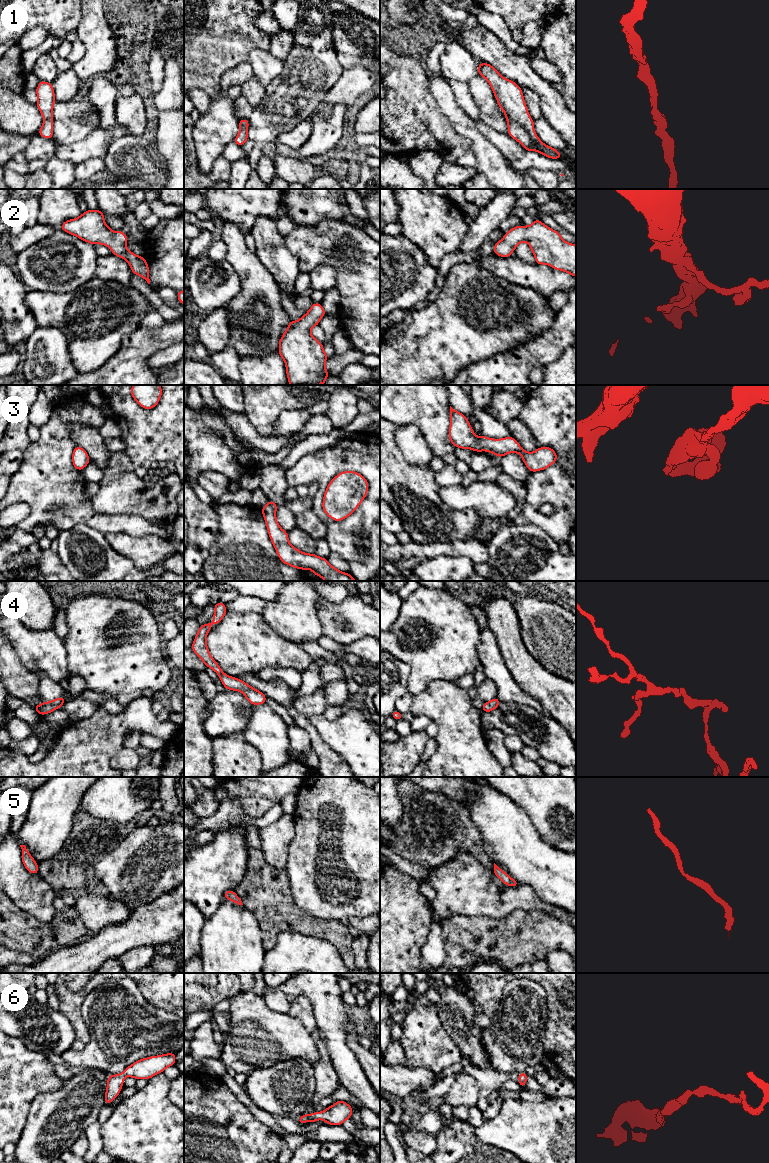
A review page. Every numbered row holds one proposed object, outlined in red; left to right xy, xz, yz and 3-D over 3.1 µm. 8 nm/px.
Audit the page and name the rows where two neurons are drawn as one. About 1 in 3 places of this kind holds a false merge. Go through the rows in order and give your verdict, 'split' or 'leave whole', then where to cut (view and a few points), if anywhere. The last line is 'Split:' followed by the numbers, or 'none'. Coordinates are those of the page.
1: leave whole | no cut
2: leave whole | no cut
3: leave whole | no cut
4: leave whole | no cut
5: leave whole | no cut
6: leave whole | no cut
Split: none

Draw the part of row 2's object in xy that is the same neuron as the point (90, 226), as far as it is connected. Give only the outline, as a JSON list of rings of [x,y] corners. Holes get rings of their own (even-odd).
[[[89,209],[78,218],[65,221],[60,229],[90,244],[109,247],[113,255],[129,263],[133,274],[141,276],[150,284],[149,267],[145,258],[127,249],[127,235],[122,230],[112,231],[105,223],[104,214],[100,210]]]

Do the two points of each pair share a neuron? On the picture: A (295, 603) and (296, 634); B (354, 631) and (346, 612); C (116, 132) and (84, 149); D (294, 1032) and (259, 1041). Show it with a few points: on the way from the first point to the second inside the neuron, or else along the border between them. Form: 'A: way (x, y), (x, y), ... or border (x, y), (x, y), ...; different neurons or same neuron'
A: way (295, 611), (296, 626); same neuron
B: way (352, 626), (349, 617); same neuron
C: way (108, 135), (101, 138), (92, 147); same neuron
D: way (285, 1037), (273, 1037), (268, 1041); same neuron

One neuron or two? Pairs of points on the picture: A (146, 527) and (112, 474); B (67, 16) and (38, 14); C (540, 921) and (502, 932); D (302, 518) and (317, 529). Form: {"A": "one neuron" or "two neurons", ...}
{"A": "two neurons", "B": "one neuron", "C": "one neuron", "D": "one neuron"}

